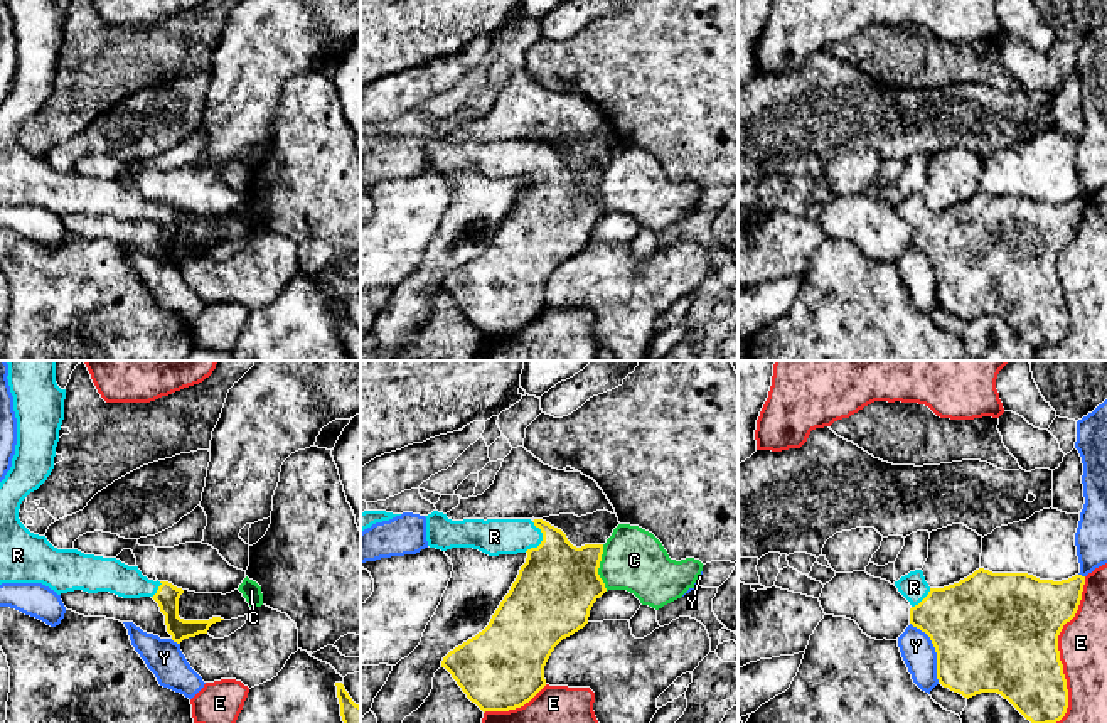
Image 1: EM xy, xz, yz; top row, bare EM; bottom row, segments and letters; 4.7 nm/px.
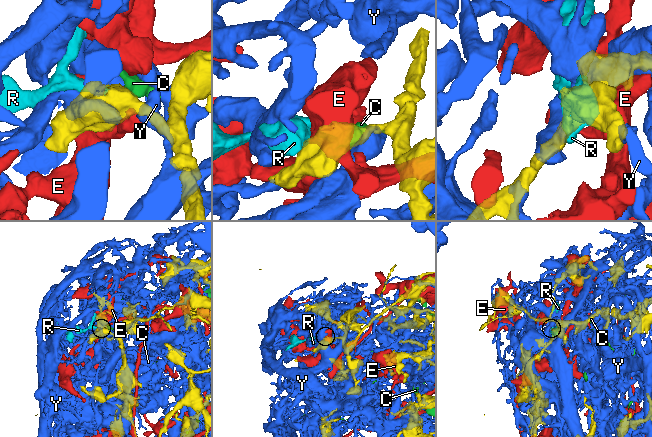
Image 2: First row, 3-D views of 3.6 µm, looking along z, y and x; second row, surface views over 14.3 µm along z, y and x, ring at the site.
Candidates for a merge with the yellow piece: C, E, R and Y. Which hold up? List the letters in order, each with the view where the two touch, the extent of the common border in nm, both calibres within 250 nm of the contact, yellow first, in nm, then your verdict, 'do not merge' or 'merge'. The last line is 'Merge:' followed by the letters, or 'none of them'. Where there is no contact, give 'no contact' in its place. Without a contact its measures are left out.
C: xz | 220 nm | 380/300 nm | do not merge
E: yz | 700 nm | 480/240 nm | do not merge
R: xz | 160 nm | 380/180 nm | merge
Y: yz | 320 nm | 500/160 nm | do not merge
Merge: R

